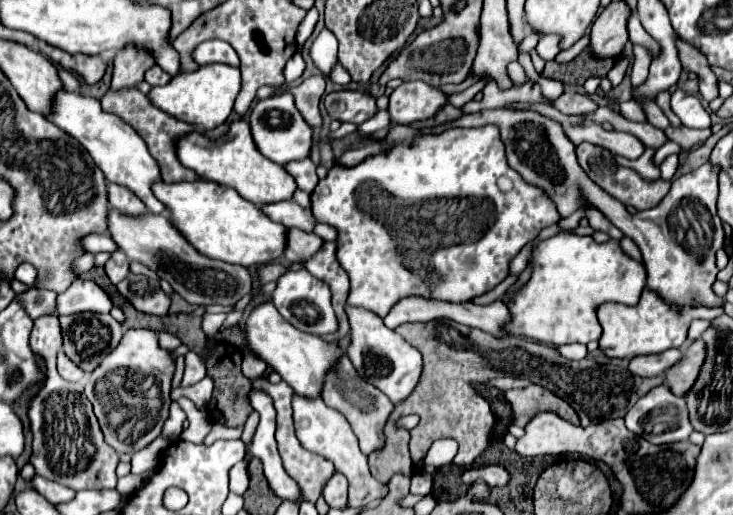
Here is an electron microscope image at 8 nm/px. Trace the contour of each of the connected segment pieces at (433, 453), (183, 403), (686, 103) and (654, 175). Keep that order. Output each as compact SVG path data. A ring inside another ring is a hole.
M440 439L440 441L432 443L424 461L426 461L426 465L444 467L444 465L452 463L456 451L458 451L458 443L454 439Z
M180 399L178 405L182 407L182 411L188 415L188 421L190 421L190 427L186 431L182 431L180 439L184 441L192 441L192 443L202 443L202 439L208 435L212 423L208 419L208 415L202 415L192 401L188 399Z
M676 89L672 93L672 111L679 117L682 124L689 128L708 129L712 127L710 114L700 103L698 97Z
M647 147L644 151L644 155L640 155L636 160L624 159L622 156L615 155L614 160L618 161L620 165L626 165L630 169L638 172L638 175L642 175L644 179L650 179L650 181L656 181L661 177L660 169L654 165L653 155L655 150Z

